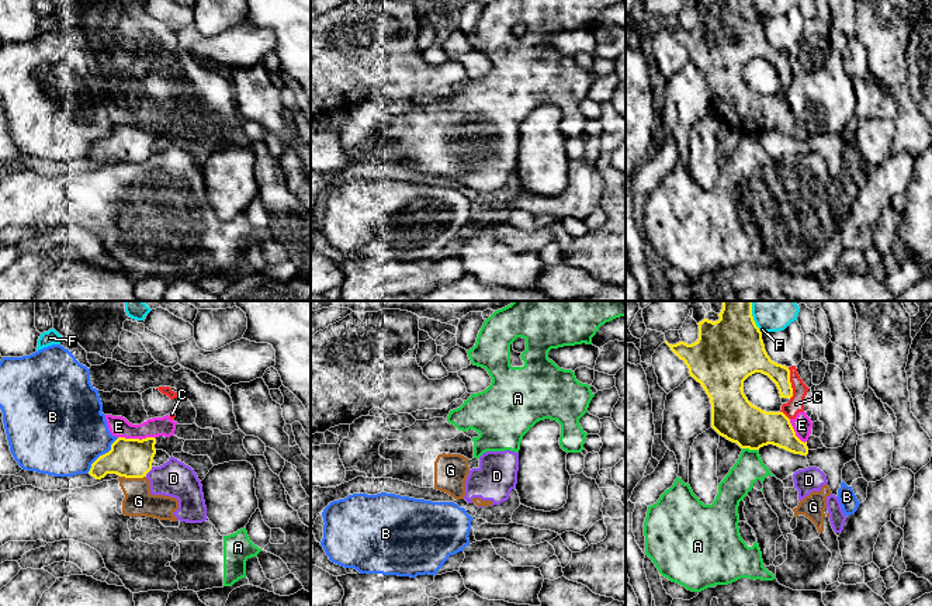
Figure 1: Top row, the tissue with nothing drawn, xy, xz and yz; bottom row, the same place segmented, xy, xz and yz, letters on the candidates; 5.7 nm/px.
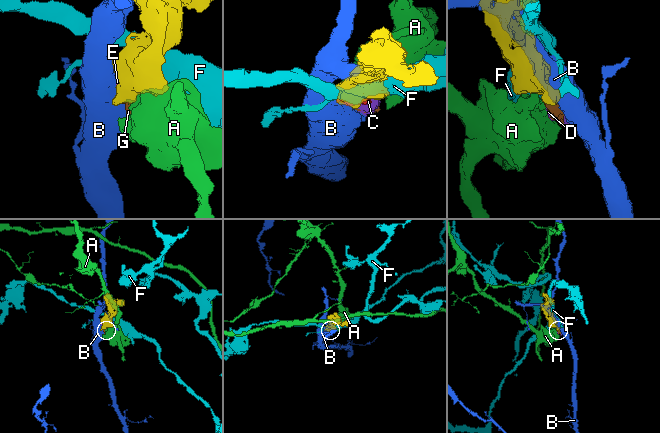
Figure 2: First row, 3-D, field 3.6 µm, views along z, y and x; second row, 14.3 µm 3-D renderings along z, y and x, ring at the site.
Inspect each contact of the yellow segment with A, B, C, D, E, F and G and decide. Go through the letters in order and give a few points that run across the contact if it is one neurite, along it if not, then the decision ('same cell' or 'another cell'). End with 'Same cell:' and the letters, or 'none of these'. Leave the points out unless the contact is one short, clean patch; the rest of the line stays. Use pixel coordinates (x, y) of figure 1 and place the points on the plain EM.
A: line yz (742, 132), (756, 135); another cell
B: another cell
C: another cell
D: line xy (152, 152), (145, 160); another cell
E: line xy (118, 121), (155, 124); another cell
F: another cell
G: line xy (120, 160), (145, 162); another cell
Same cell: none of these

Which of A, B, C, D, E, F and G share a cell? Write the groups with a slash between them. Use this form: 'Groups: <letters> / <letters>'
Groups: A D G / B / C E / F

